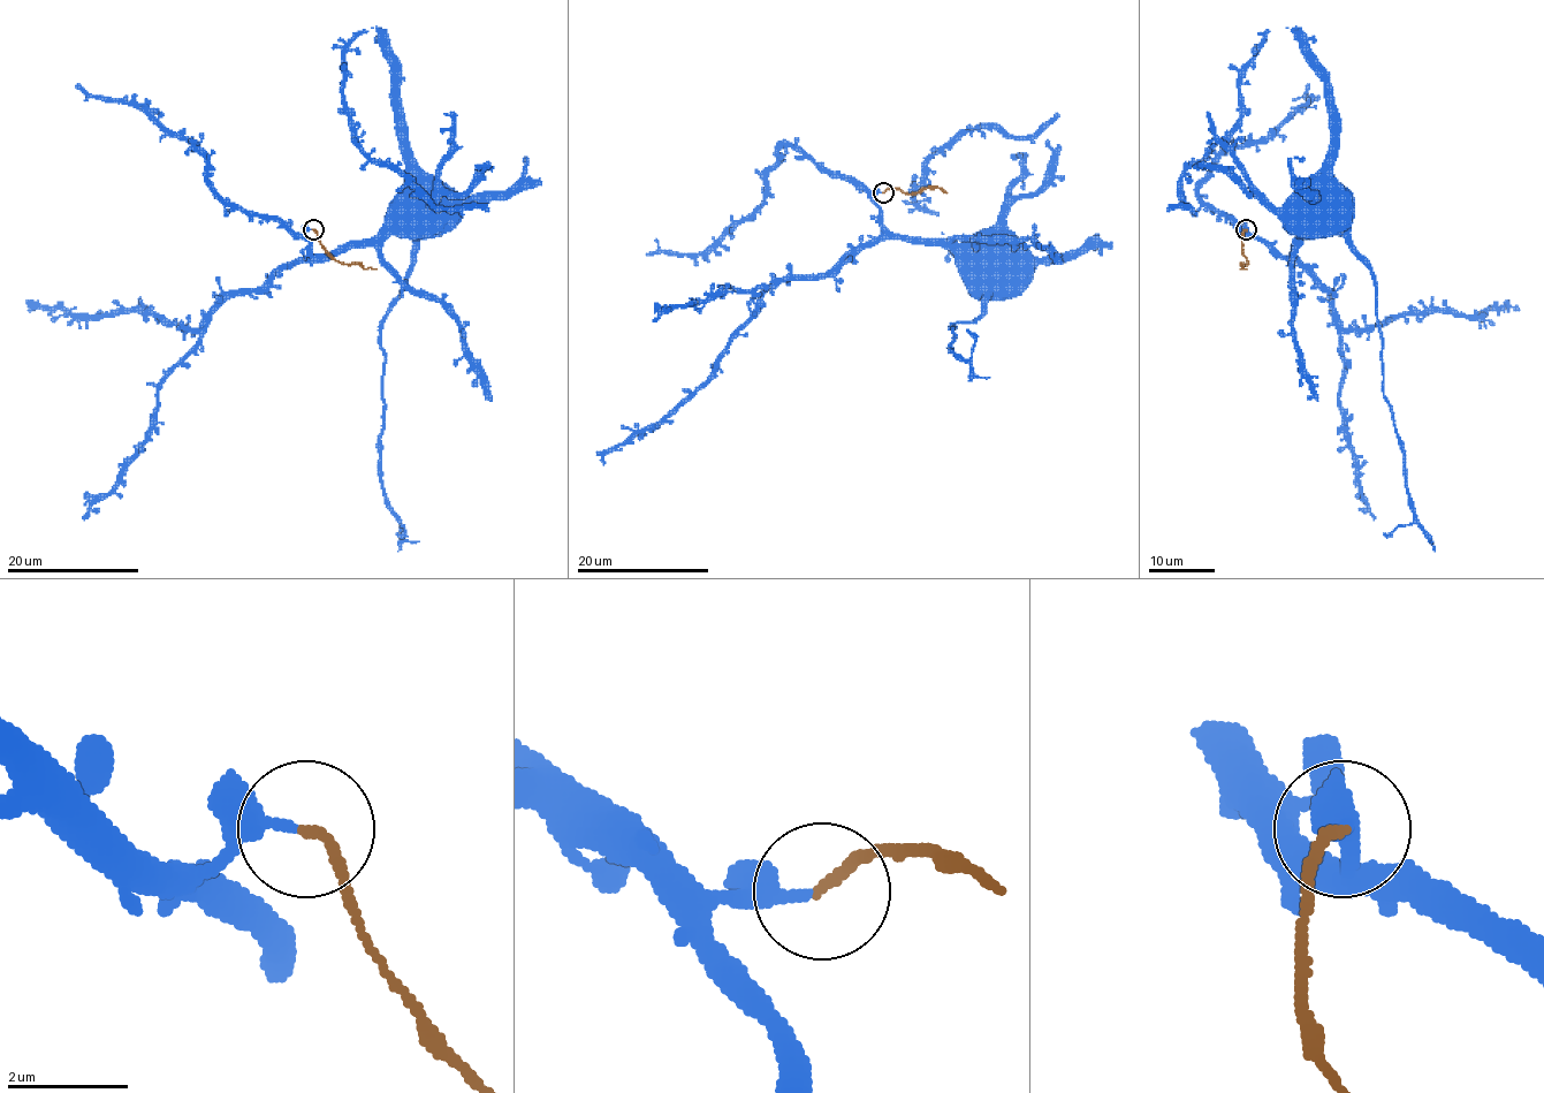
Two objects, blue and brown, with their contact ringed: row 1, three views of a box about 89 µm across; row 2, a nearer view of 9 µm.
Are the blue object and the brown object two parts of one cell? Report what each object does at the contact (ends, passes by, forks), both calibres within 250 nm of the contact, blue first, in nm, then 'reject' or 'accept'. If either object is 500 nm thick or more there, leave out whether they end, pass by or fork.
blue ends there; brown ends there; 280 nm thick on the blue side, 170 nm on the other; reject

